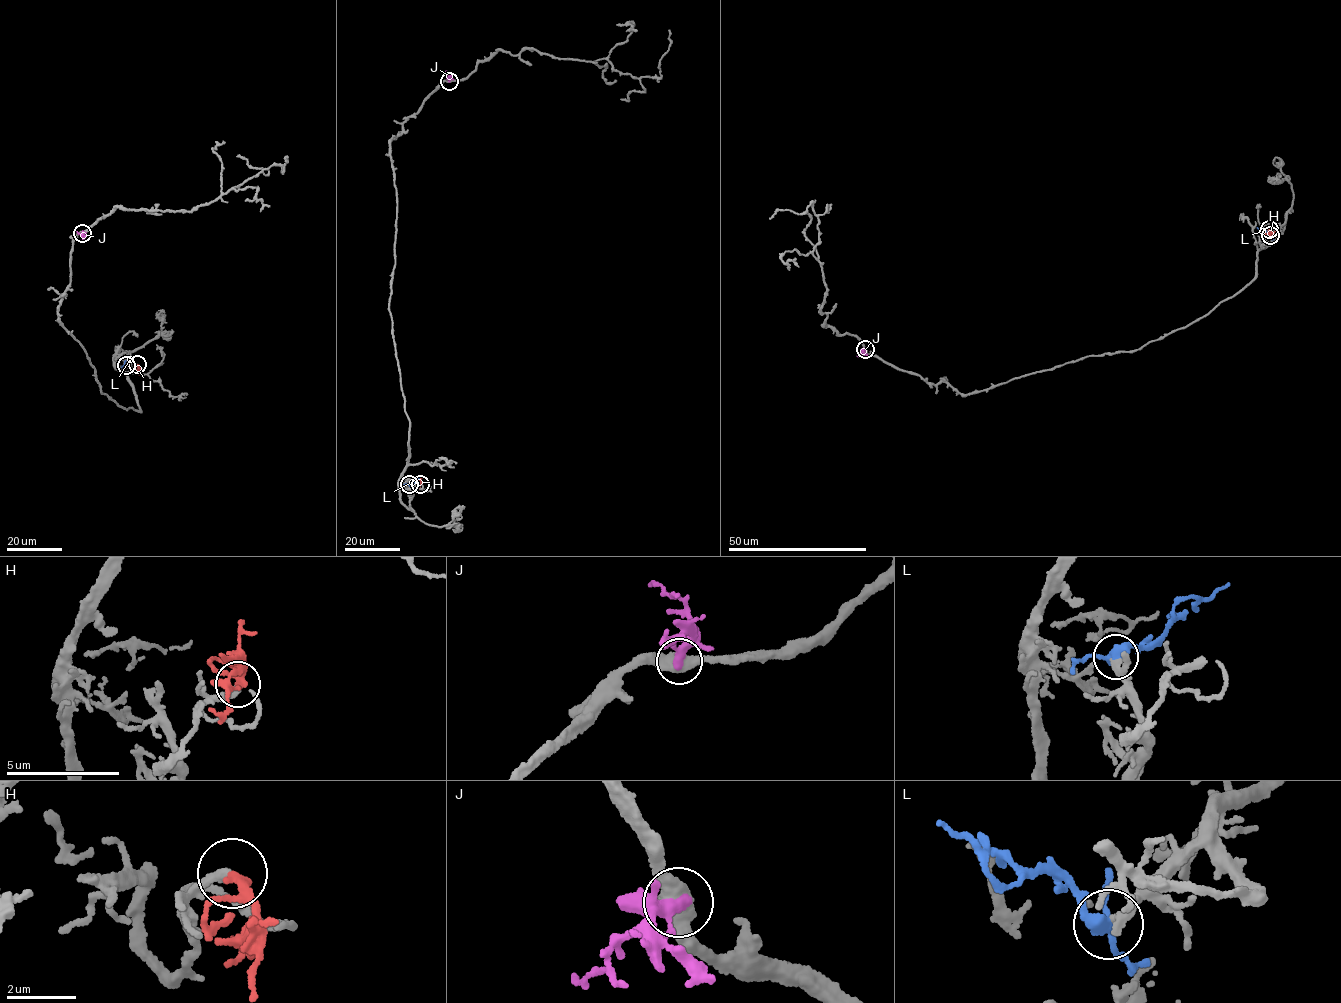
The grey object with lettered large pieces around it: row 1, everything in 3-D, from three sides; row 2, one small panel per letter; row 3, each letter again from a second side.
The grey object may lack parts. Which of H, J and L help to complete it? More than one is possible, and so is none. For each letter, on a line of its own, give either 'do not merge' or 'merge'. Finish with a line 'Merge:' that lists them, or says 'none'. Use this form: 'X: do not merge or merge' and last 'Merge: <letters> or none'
H: merge
J: do not merge
L: merge
Merge: H, L

